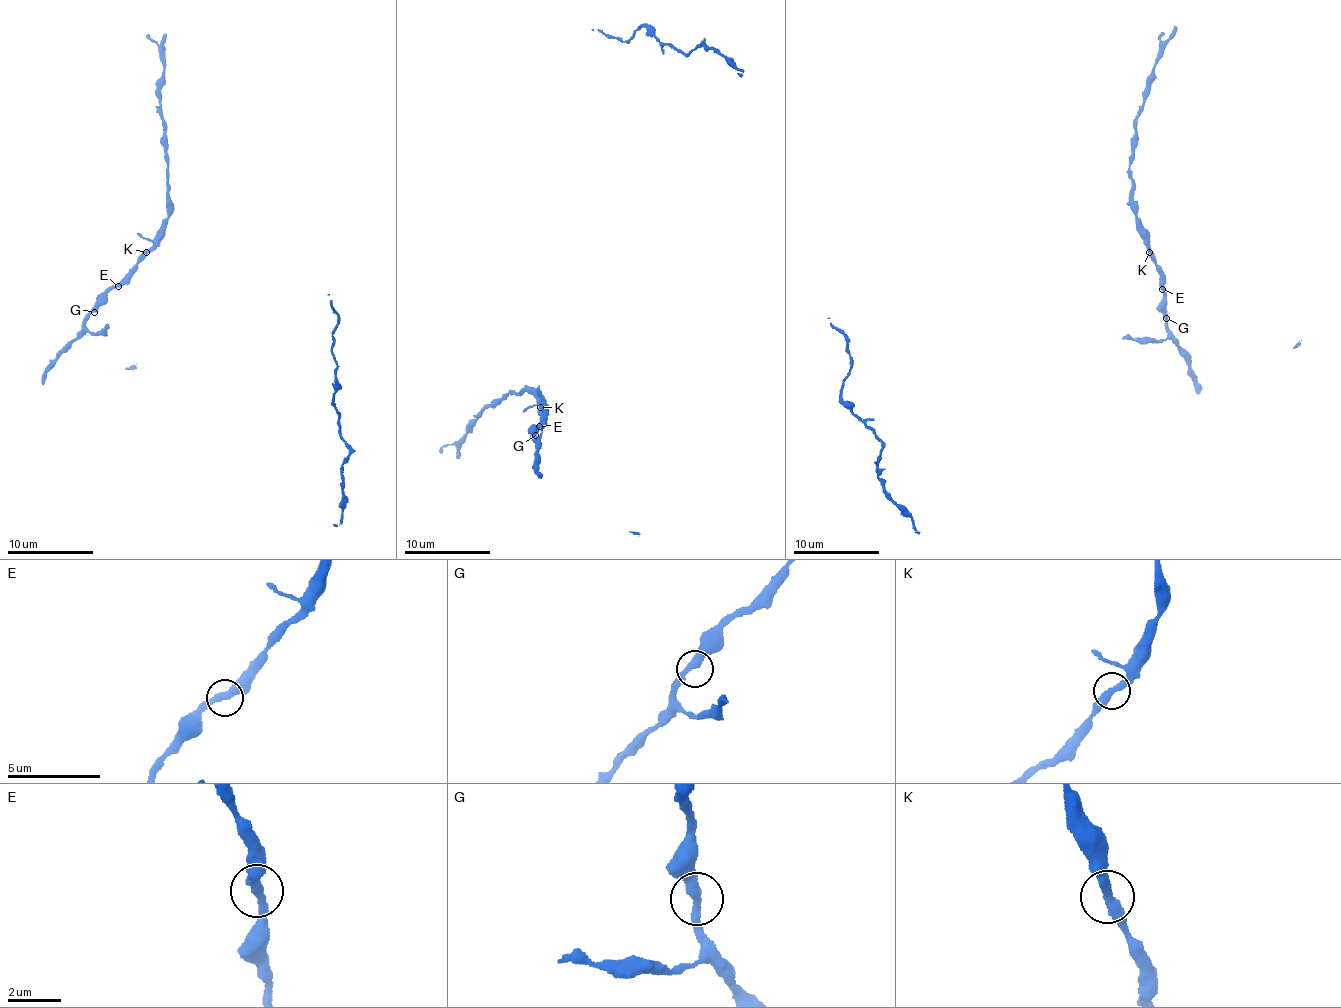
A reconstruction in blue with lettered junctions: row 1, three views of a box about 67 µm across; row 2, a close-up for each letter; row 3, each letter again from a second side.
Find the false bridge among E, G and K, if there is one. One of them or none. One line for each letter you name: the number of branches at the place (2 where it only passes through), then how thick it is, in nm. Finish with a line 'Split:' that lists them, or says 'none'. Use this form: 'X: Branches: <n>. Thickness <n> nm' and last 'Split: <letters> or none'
Split: none

